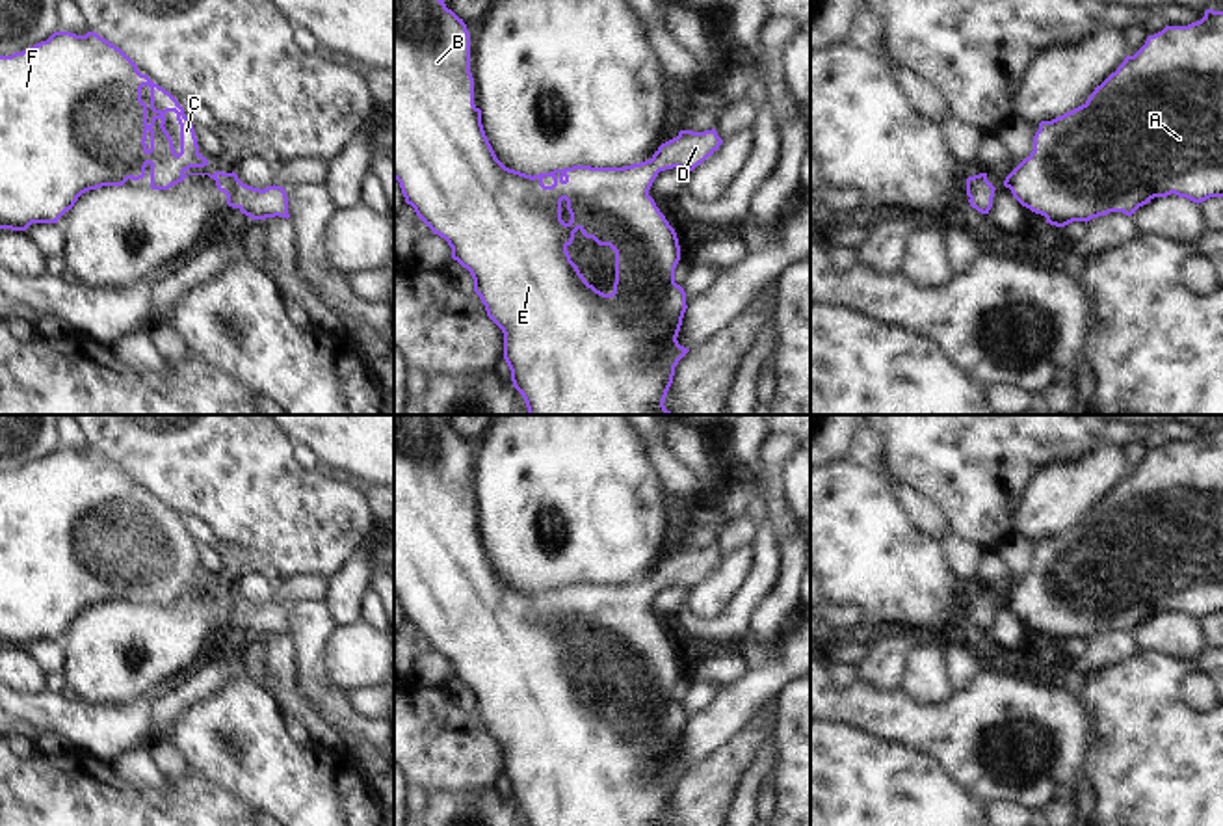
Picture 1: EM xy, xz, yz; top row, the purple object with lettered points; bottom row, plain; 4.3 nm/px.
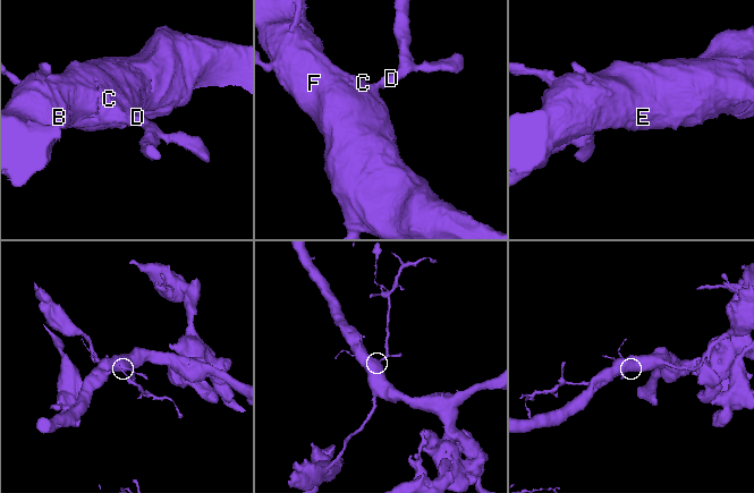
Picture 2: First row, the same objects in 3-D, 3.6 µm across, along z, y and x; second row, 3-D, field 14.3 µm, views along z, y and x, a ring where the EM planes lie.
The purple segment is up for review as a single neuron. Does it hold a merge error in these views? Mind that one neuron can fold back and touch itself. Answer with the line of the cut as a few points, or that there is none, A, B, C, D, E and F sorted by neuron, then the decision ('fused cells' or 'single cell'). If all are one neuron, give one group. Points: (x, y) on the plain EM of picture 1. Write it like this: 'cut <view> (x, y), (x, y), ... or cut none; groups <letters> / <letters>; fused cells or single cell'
cut none; groups A B C D E F; single cell

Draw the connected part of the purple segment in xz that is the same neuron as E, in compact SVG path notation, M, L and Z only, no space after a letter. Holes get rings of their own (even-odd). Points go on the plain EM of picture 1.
M394 415L394 595L400 599L405 620L414 625L416 633L433 651L448 659L452 675L470 688L474 709L485 722L487 733L504 750L504 776L511 787L513 804L522 811L528 826L665 826L664 819L673 800L675 783L690 768L677 757L688 722L684 705L675 699L675 685L680 677L677 649L649 612L649 606L660 588L680 584L690 590L712 573L721 560L723 556L716 545L704 549L680 547L677 554L662 560L651 577L625 584L572 582L533 593L509 586L496 575L481 541L481 526L474 521L470 450L463 435L448 426L442 415ZM578 646L585 655L593 655L598 662L610 662L615 668L612 711L604 711L589 701L571 677L567 664L572 660Z

